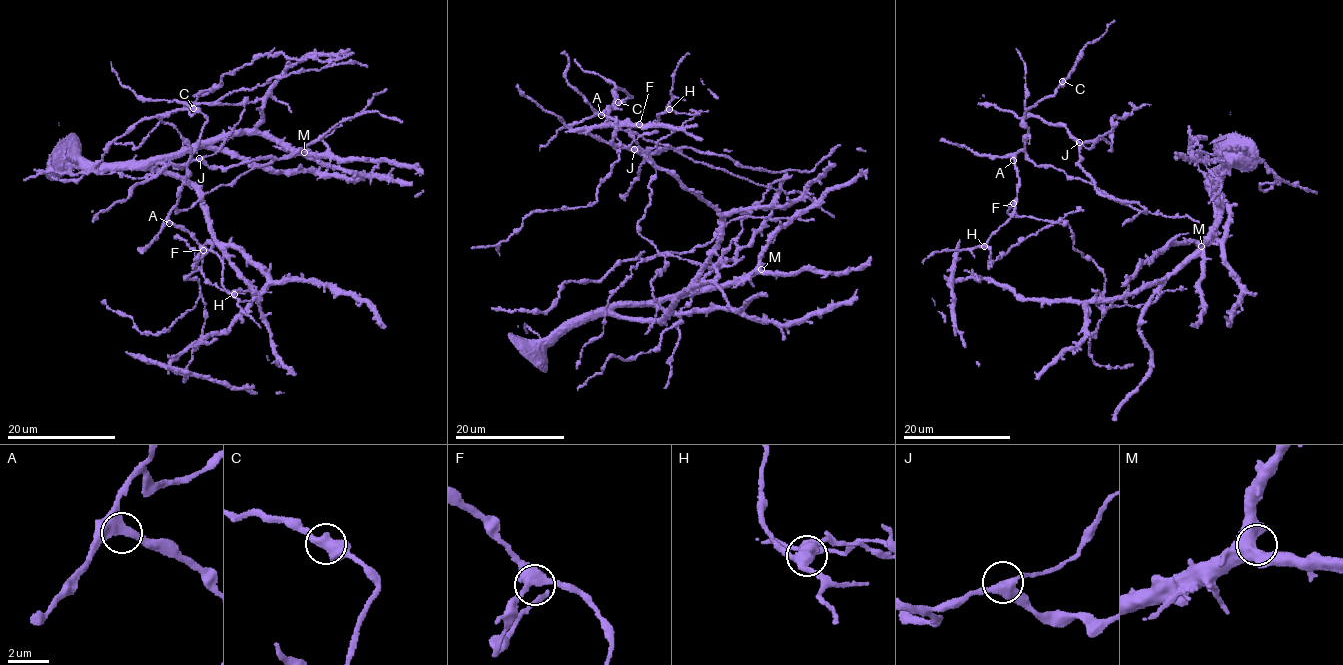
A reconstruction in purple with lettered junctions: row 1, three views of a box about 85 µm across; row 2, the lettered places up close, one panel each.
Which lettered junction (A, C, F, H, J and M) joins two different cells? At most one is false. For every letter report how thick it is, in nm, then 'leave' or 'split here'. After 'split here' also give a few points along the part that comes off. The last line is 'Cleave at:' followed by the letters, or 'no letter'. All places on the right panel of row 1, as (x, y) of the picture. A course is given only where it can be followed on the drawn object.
A: 340 nm thick; leave
C: 420 nm thick; leave
F: 360 nm thick; leave
H: 480 nm thick; split here; foreign part runs (983, 246), (988, 248), (994, 260), (1027, 237), (1048, 228), (1068, 213), (1083, 209)
J: 360 nm thick; leave
M: 500 nm thick; leave
Cleave at: H

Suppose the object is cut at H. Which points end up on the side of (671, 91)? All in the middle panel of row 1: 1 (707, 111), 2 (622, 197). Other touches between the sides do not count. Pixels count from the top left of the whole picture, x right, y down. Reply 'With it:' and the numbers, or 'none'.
With it: none

